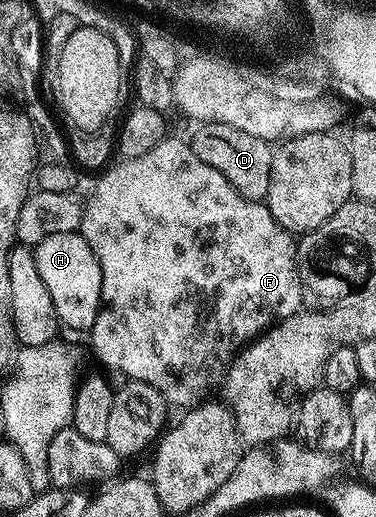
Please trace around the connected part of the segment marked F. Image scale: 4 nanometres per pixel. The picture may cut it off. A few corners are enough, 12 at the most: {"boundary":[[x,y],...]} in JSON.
{"boundary":[[187,141],[109,165],[90,337],[169,407],[299,314],[296,242]]}

